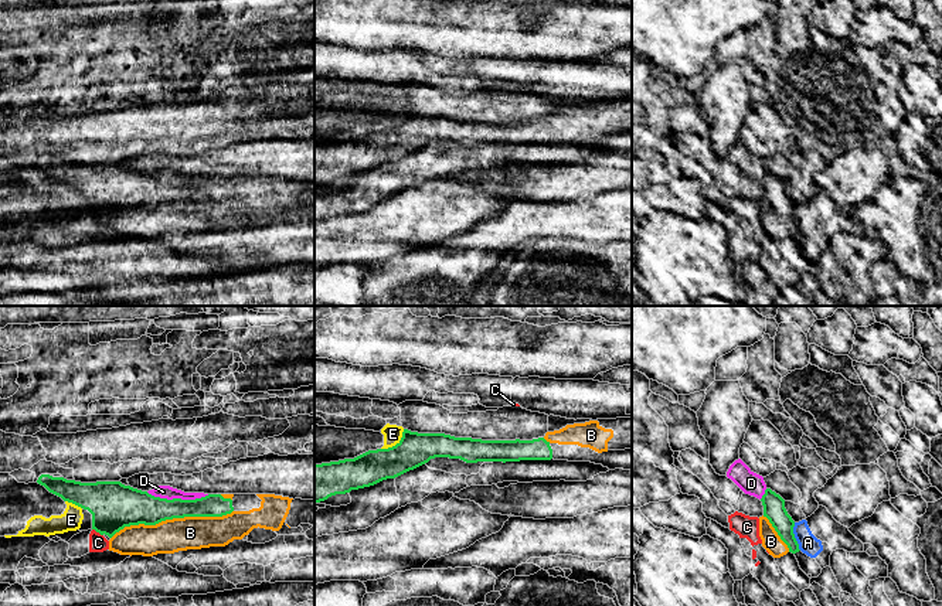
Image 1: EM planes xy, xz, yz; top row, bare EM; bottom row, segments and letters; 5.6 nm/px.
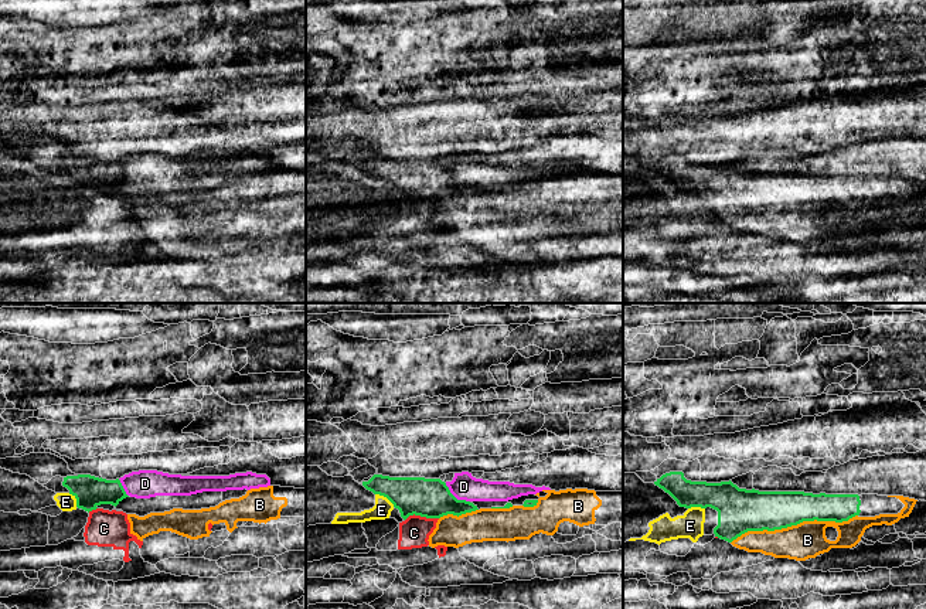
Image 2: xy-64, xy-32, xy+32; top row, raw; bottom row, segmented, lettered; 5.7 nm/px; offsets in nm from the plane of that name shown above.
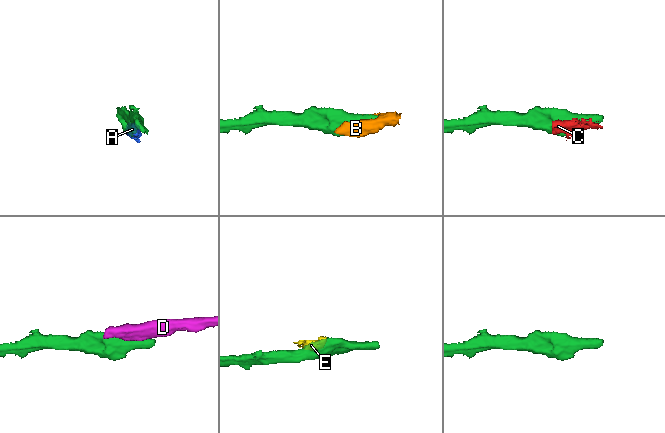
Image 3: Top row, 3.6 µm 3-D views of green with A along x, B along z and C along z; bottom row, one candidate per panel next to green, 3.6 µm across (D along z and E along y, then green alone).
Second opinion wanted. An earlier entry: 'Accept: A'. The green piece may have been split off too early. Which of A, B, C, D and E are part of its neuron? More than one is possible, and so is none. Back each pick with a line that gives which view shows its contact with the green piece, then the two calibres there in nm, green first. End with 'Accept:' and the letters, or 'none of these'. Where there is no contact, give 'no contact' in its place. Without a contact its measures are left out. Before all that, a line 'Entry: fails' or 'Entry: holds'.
Entry: fails
B: xy | 200/190 nm
Accept: B

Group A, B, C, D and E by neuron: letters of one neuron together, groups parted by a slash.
A / B / C E / D

